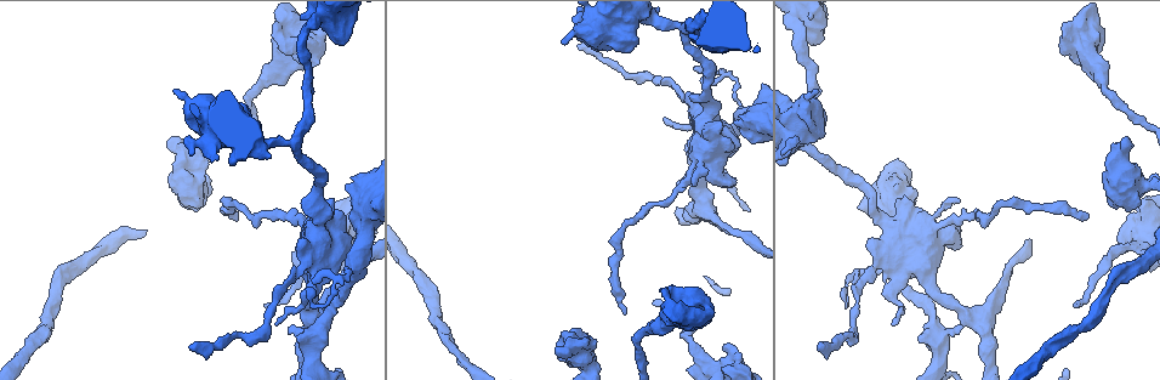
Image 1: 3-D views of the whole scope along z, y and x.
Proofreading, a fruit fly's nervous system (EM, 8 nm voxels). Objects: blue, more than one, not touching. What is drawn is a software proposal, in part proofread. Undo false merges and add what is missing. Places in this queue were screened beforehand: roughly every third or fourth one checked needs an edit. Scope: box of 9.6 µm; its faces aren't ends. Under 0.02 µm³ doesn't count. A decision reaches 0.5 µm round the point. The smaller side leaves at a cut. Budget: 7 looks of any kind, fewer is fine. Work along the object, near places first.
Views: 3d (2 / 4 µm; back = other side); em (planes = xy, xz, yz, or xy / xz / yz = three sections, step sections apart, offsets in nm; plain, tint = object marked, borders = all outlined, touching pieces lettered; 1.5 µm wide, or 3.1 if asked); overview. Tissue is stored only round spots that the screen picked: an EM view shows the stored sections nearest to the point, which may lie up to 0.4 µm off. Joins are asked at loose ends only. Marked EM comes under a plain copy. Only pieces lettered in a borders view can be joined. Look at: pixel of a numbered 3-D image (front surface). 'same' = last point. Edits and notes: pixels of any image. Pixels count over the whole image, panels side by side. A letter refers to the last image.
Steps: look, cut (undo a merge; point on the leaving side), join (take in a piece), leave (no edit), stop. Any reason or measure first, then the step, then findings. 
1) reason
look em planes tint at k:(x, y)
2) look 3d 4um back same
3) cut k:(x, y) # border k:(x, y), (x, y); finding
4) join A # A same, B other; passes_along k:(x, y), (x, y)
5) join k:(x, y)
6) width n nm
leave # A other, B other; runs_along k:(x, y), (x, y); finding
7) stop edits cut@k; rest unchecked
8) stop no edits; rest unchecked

thick turns thin
look em planes borders at 1:(895, 287)

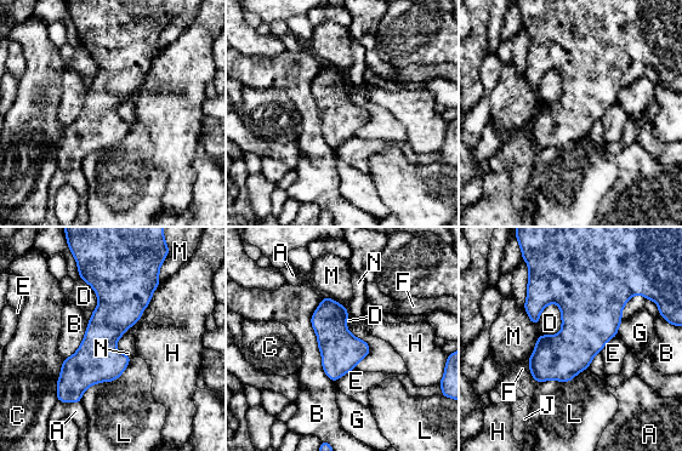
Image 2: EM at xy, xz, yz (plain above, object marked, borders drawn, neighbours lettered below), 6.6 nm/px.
leave # A other, B other, C other, D other, E other, F other, G other, H other, J other, L other, M other, N other; one neuron here

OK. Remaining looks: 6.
an open end
look 3d 4um at 1:(322, 33)

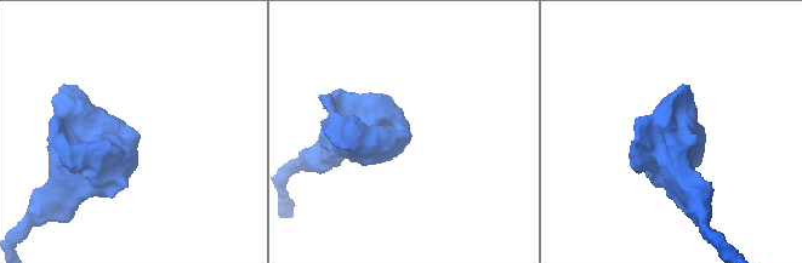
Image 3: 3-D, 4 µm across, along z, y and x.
need the tissue
look em planes tint at 3:(412, 135)

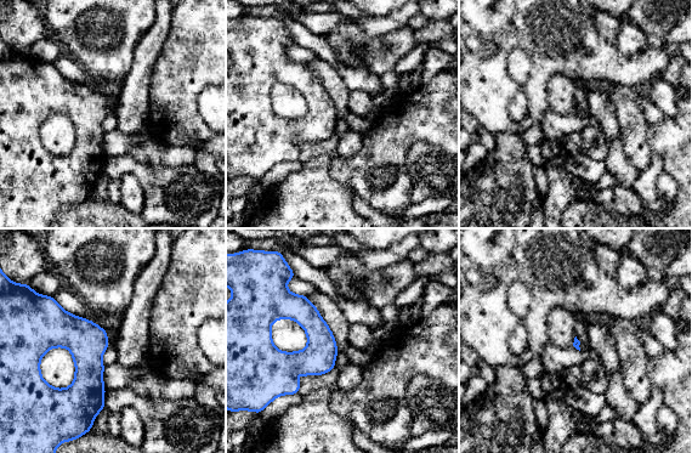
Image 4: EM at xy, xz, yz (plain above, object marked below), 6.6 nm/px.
see the neighbours
look em planes borders same

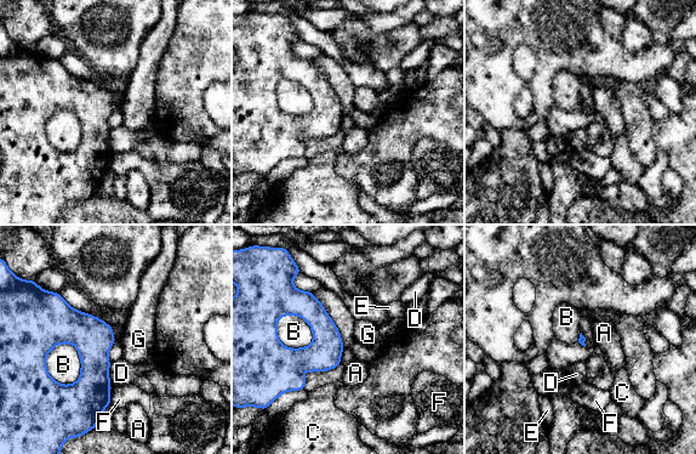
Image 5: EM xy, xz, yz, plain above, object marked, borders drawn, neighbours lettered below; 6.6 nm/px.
leave # A other, B other, C other, D other, E other, F other, G other; runs_along 5:(57, 299), (92, 345), (97, 412); no lettered piece goes on from it

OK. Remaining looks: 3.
look em planes borders at 1:(1126, 242)

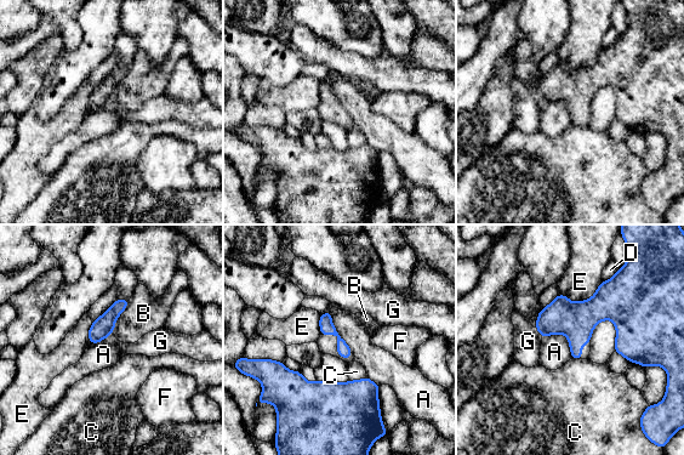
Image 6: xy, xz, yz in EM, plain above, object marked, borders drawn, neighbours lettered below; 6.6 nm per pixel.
leave # A other, B other, C other, D other, E other, F other, G other; runs_along 6:(539, 324), (619, 312), (645, 335); none of them fits

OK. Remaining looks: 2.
stop no edits; rest unchecked

